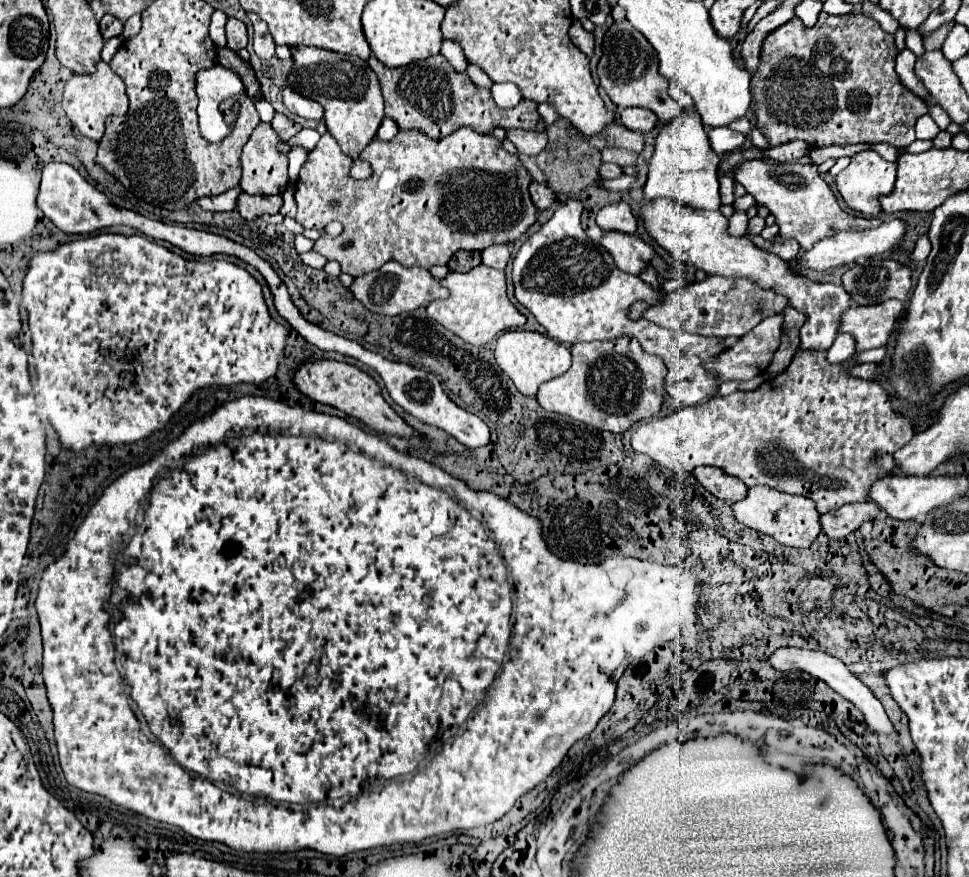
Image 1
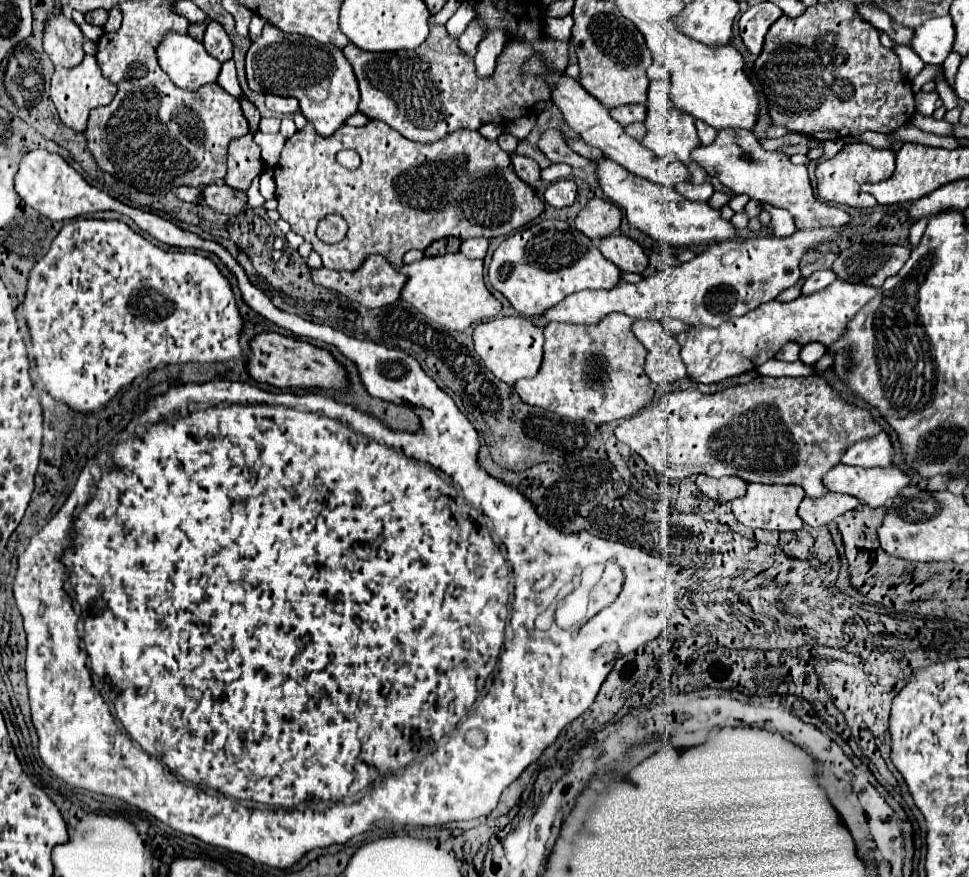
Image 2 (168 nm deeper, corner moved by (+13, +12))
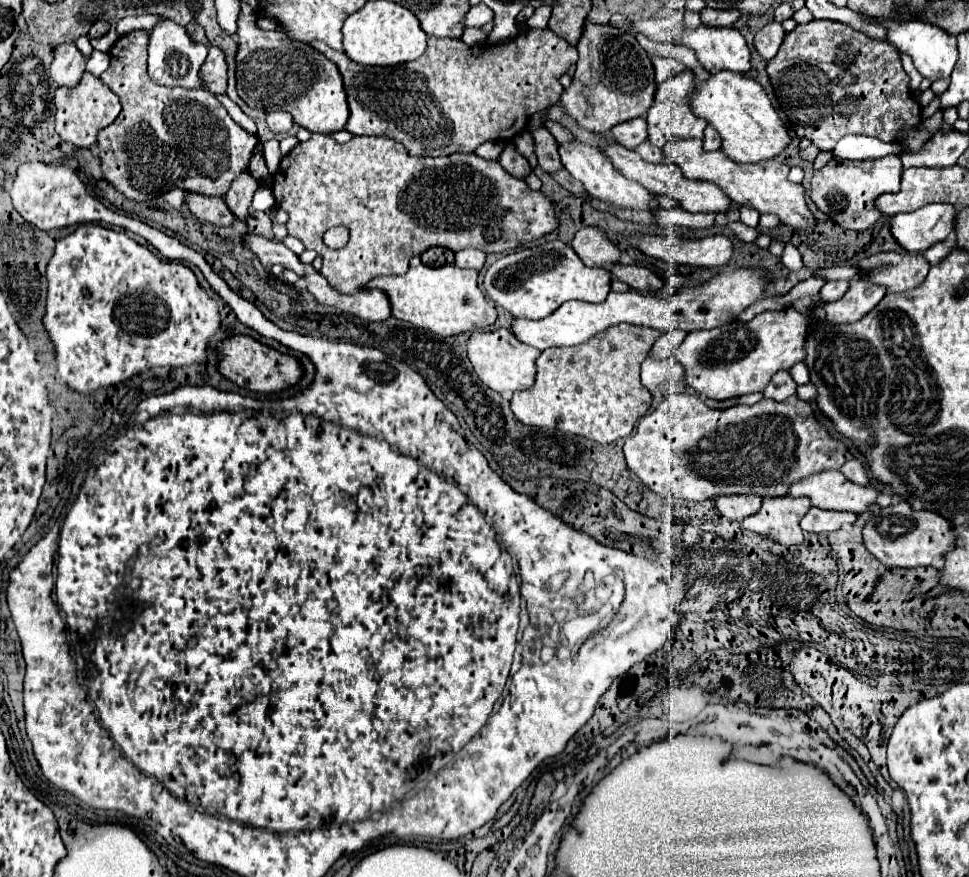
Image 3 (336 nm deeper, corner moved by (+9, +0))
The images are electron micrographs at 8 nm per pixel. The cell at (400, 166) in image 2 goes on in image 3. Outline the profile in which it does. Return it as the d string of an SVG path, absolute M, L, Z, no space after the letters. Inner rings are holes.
M312 134L310 140L300 142L282 158L278 172L272 176L272 192L276 206L290 216L286 224L288 234L324 258L320 274L342 294L364 288L376 276L404 274L410 258L420 256L432 246L442 246L452 252L478 248L492 254L514 250L558 228L550 198L510 176L498 160L484 160L474 152L452 154L448 158L416 158L410 156L400 142L386 136L356 136L346 144L338 144L332 136ZM340 224L350 230L350 240L342 250L330 250L324 246L322 236L328 228Z

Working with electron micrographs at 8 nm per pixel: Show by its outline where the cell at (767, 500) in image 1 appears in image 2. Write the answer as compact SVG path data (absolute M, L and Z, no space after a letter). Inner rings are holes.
M748 484L748 492L746 496L742 496L740 500L732 500L732 512L734 516L750 526L750 528L764 528L764 530L778 530L778 532L796 532L804 526L804 522L800 520L800 516L796 514L802 498L804 498L804 490L800 486L764 486L764 484Z

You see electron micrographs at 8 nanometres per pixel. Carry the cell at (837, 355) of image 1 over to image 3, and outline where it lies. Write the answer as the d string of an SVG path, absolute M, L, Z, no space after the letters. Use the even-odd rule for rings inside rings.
M804 362L794 364L794 366L790 368L790 374L792 374L792 378L794 378L794 382L796 382L796 384L806 384L806 382L810 382L810 376L808 376L808 366L806 366Z

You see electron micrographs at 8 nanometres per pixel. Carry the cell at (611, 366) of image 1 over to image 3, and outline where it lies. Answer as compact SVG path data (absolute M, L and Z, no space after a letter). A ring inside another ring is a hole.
M618 324L584 344L544 350L536 360L536 384L510 400L514 416L528 426L554 428L600 444L626 438L652 404L650 392L640 384L640 364L658 336L654 328Z

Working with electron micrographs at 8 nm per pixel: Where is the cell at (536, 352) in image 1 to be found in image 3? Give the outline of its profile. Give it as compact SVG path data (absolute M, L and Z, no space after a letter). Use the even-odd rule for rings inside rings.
M498 328L490 332L472 332L468 340L468 358L472 360L478 378L502 396L510 396L516 390L532 388L536 380L536 360L540 350L516 340L508 328Z

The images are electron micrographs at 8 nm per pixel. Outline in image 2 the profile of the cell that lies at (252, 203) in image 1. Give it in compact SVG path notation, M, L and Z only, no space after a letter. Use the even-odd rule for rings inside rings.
M218 182L218 184L206 186L202 190L202 200L216 212L238 214L242 210L242 206L246 204L246 194L244 192L236 192L234 188L230 190L228 184Z

